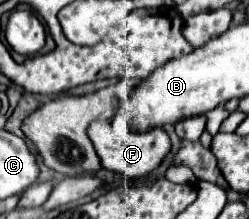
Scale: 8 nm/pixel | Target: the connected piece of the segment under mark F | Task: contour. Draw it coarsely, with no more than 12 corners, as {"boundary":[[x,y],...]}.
{"boundary":[[112,120],[88,136],[102,167],[148,176],[172,148],[162,128],[132,134]]}

